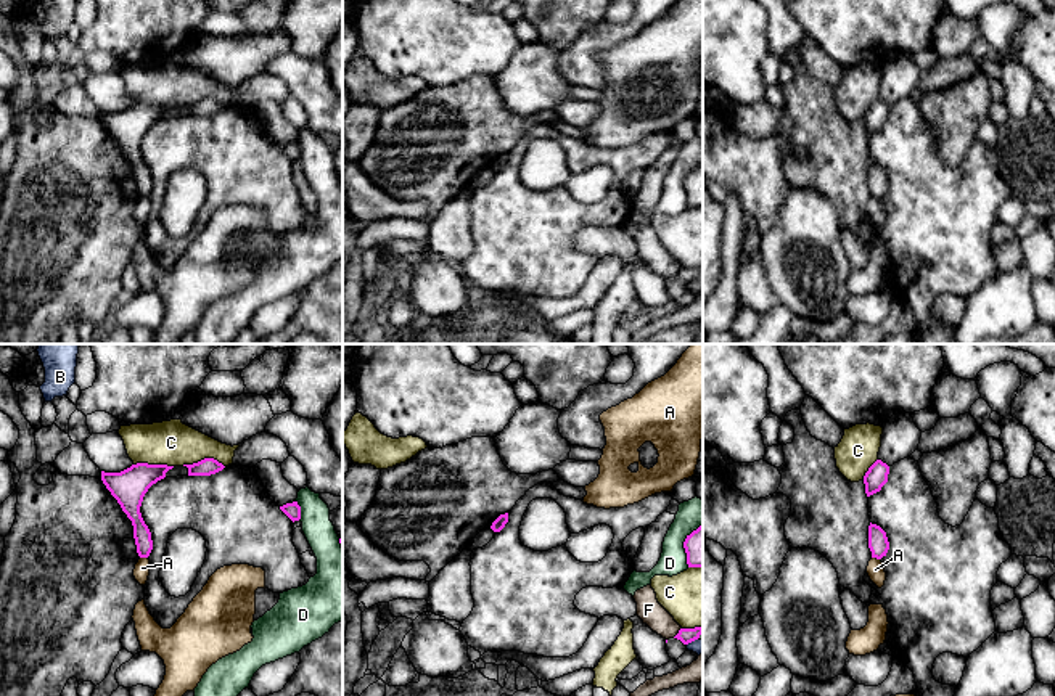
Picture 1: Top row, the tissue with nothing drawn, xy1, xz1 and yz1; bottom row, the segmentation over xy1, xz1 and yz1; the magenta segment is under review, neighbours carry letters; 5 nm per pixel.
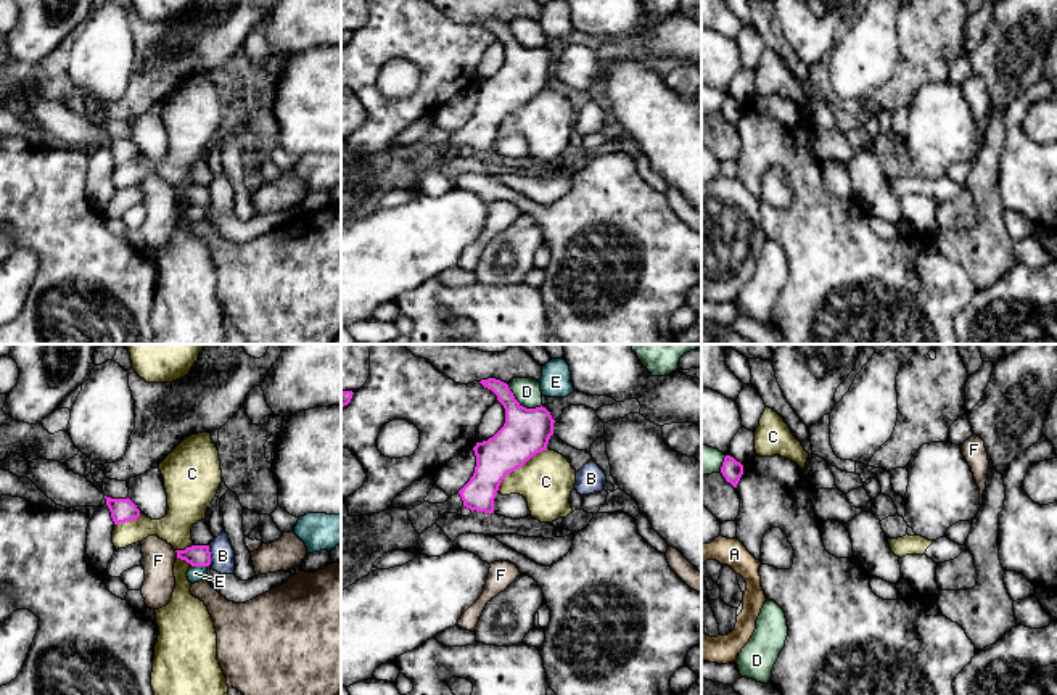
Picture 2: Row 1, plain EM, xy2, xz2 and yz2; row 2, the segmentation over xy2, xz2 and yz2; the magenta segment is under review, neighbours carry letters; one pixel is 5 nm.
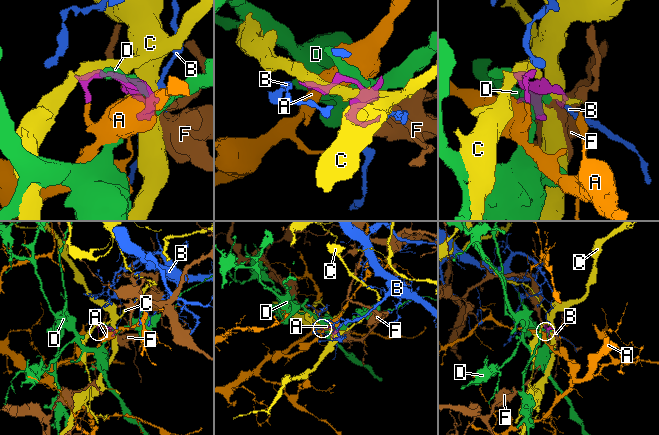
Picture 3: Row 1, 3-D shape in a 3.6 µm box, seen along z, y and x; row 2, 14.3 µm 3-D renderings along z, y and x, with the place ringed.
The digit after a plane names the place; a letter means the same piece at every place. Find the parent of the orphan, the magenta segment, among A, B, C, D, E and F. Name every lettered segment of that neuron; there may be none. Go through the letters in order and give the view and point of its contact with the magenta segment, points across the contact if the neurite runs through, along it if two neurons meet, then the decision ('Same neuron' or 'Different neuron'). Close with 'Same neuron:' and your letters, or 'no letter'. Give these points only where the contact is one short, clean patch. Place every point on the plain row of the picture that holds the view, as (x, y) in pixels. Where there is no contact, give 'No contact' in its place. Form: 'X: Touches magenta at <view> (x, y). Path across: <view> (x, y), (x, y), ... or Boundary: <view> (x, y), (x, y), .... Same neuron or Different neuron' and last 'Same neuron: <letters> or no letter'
A: Touches magenta at yz1 (877, 198). Boundary: yz1 (872, 196), (880, 200). Different neuron
B: Touches magenta at xy2 (209, 195). Boundary: xy2 (208, 185), (211, 203). Different neuron
C: Touches magenta at xz2 (518, 106). Different neuron
D: Touches magenta at xz2 (522, 45). Different neuron
E: Touches magenta at xy2 (200, 205). Different neuron
F: Touches magenta at xz1 (679, 272). Boundary: xz1 (681, 267), (673, 277). Different neuron
Same neuron: no letter

